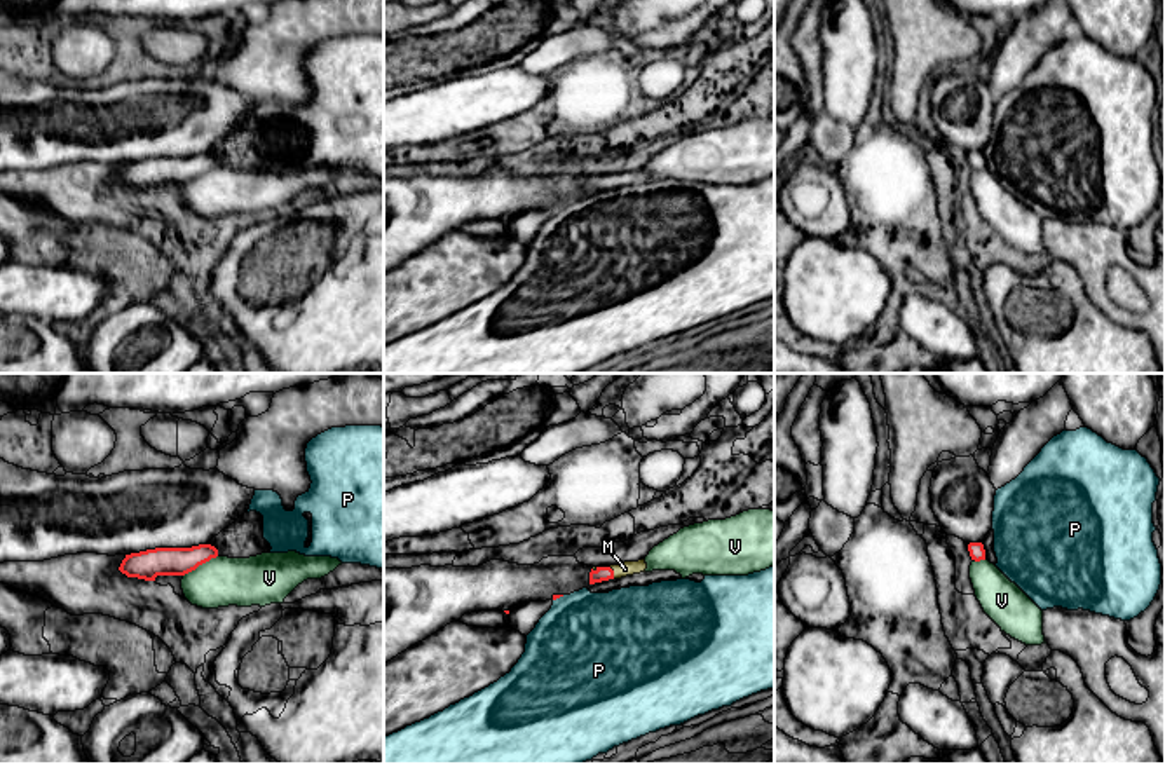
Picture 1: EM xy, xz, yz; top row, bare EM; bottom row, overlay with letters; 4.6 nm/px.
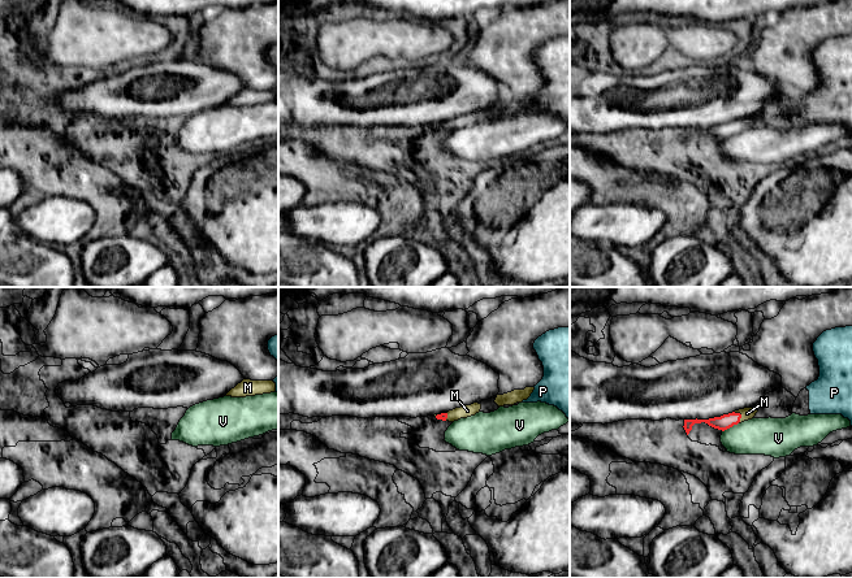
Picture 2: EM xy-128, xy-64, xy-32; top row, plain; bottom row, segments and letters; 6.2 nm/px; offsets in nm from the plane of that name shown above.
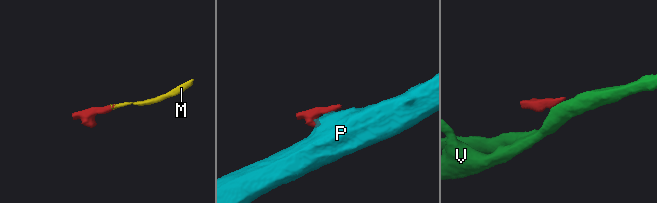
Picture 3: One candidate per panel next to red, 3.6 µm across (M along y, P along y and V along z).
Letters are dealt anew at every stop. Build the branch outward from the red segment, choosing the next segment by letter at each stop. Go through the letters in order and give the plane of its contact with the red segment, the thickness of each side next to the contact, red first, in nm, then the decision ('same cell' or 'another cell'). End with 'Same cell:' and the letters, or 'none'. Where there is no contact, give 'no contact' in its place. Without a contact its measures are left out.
M: meets red in xz; 70 nm thick on the red side, 70 nm on the other; same cell
P: meets red in xz; 20 nm thick on the red side, 460 nm on the other; another cell
V: meets red in xy; 130 nm thick on the red side, 240 nm on the other; another cell
Same cell: M

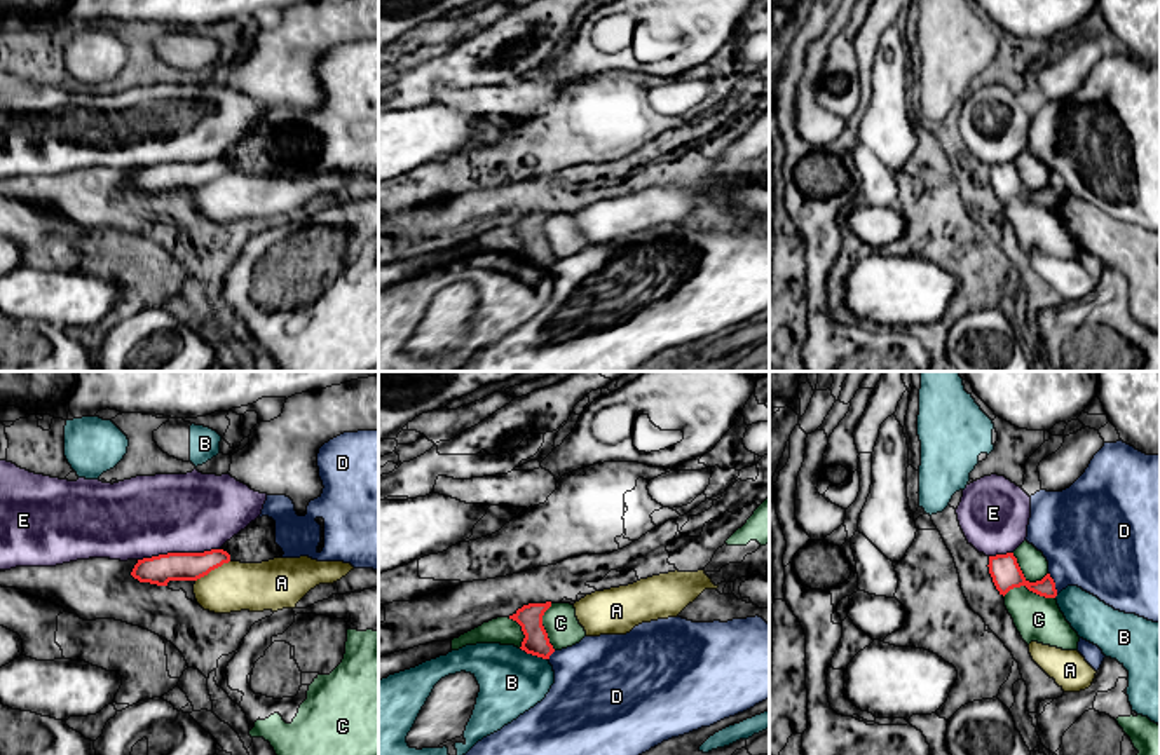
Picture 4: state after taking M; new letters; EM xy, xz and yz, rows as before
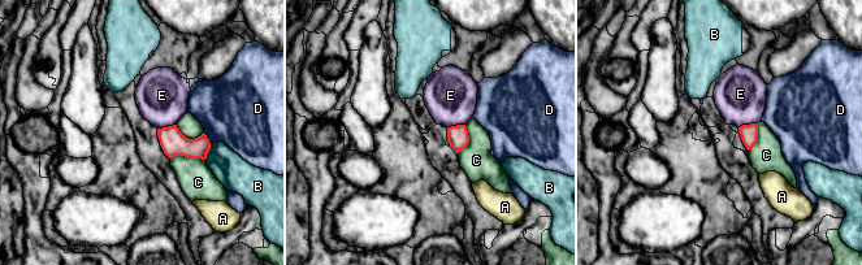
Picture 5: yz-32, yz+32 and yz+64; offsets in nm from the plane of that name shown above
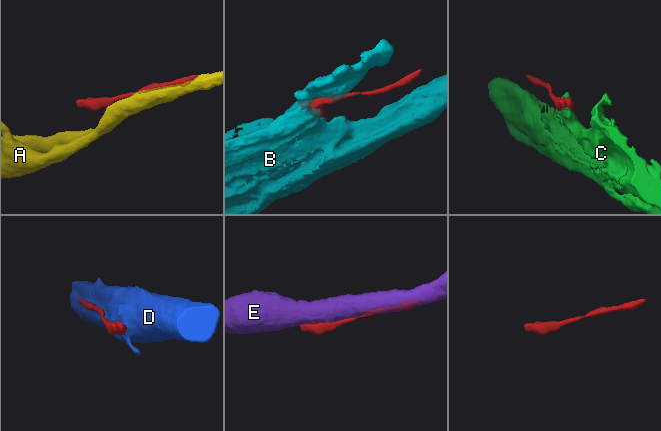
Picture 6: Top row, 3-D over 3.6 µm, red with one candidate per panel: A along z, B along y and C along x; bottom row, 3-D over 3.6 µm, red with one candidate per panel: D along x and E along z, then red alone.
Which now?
A: meets red in xy; 130 nm thick on the red side, 240 nm on the other; another cell
B: meets red in xz; 120 nm thick on the red side, 300 nm on the other; another cell
C: meets red in yz; 140 nm thick on the red side, 200 nm on the other; another cell
D: meets red in yz; 140 nm thick on the red side, 420 nm on the other; another cell
E: meets red in xy; 130 nm thick on the red side, 380 nm on the other; another cell
Same cell: none

